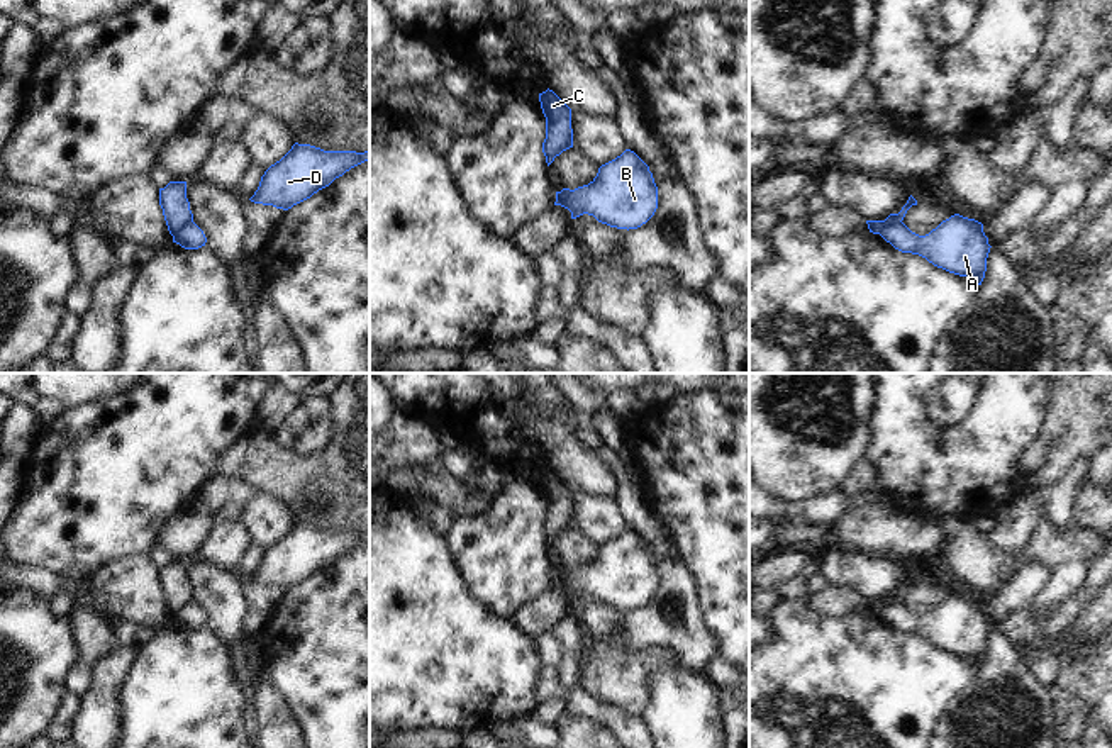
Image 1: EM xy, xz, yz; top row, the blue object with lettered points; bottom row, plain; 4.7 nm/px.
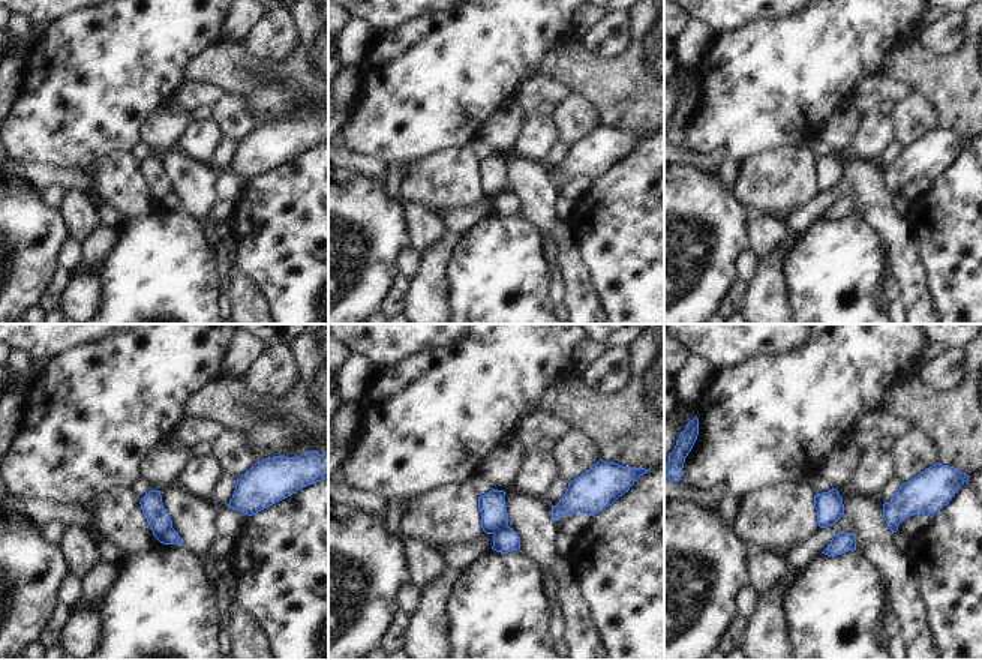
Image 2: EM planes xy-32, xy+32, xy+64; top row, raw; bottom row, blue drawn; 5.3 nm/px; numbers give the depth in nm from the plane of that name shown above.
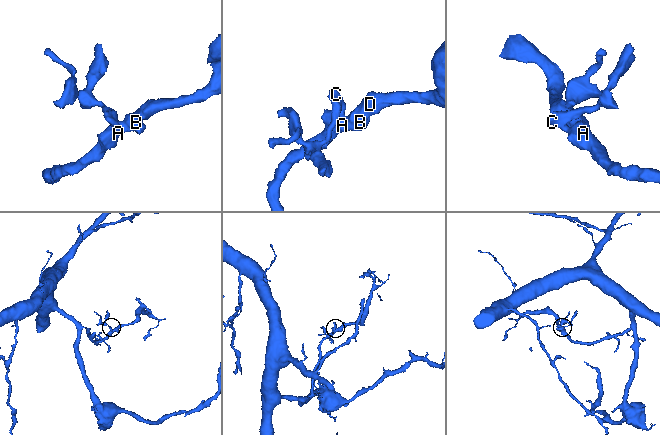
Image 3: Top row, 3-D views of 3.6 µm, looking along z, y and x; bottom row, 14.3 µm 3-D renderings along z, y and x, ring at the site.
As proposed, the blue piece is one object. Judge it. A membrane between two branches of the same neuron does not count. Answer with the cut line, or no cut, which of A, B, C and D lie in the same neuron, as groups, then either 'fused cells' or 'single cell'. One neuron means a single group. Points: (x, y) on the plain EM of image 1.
cut yz (900, 599), (892, 599), (878, 613); groups A B D / C; fused cells

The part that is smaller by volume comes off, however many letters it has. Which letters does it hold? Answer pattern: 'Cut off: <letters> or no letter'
Cut off: C

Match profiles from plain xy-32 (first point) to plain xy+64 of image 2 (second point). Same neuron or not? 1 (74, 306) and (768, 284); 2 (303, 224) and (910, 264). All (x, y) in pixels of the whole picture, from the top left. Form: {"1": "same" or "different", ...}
{"1": "same", "2": "different"}

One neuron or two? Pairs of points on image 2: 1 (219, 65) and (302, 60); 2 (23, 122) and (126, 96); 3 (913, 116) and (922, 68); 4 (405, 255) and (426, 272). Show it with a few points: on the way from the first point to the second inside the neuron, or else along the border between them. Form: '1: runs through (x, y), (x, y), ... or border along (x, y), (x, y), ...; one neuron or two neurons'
1: runs through (240, 71), (281, 71); one neuron
2: runs through (48, 122), (69, 113), (90, 96), (101, 96); one neuron
3: border along (910, 92), (928, 104), (936, 114), (937, 125); two neurons
4: border along (419, 252), (419, 266), (410, 279); two neurons

